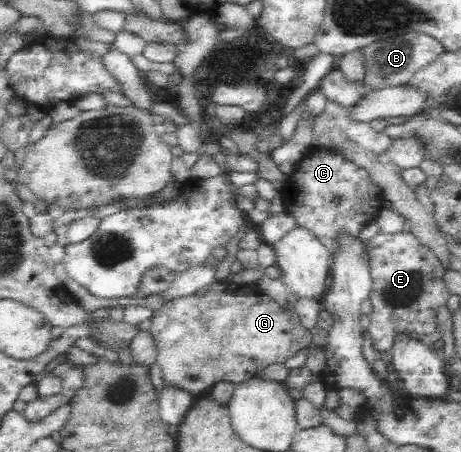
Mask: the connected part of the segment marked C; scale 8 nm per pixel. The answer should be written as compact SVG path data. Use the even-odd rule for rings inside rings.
M311 148L307 153L303 154L297 166L297 171L291 177L288 177L281 189L279 189L284 209L293 213L296 224L307 226L309 230L313 231L317 239L321 240L321 243L324 243L325 247L328 248L329 253L333 253L336 250L334 235L337 231L347 230L359 238L361 227L372 221L374 215L377 215L381 201L383 200L381 189L372 181L368 172L330 148ZM333 198L340 199L338 206L333 206L330 203Z

